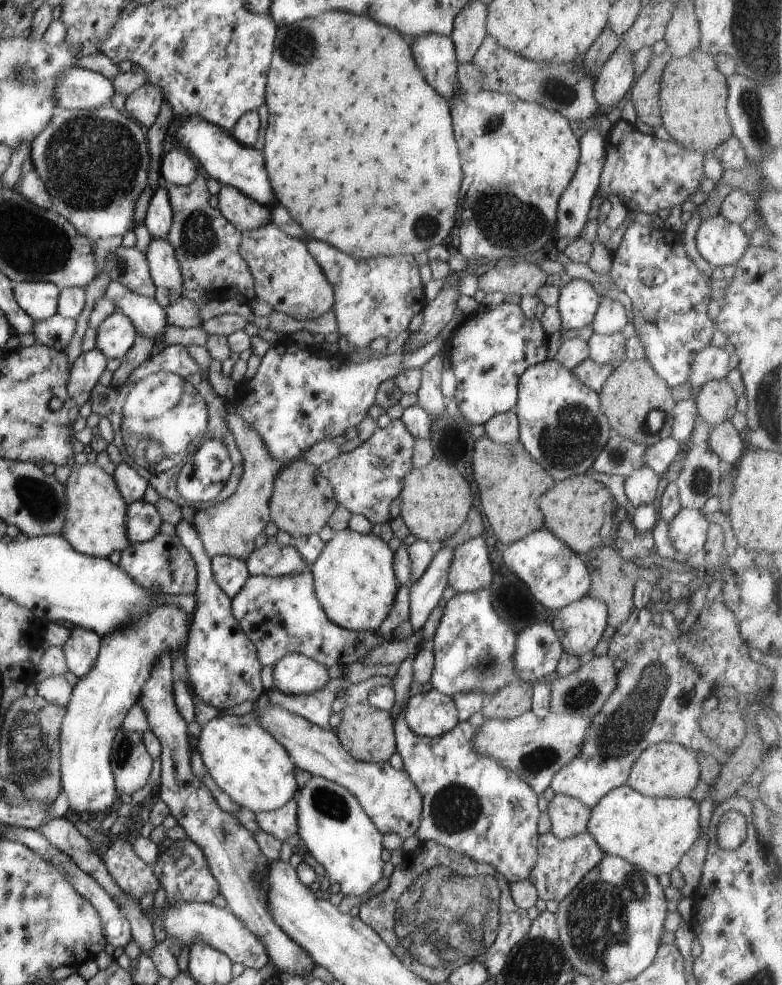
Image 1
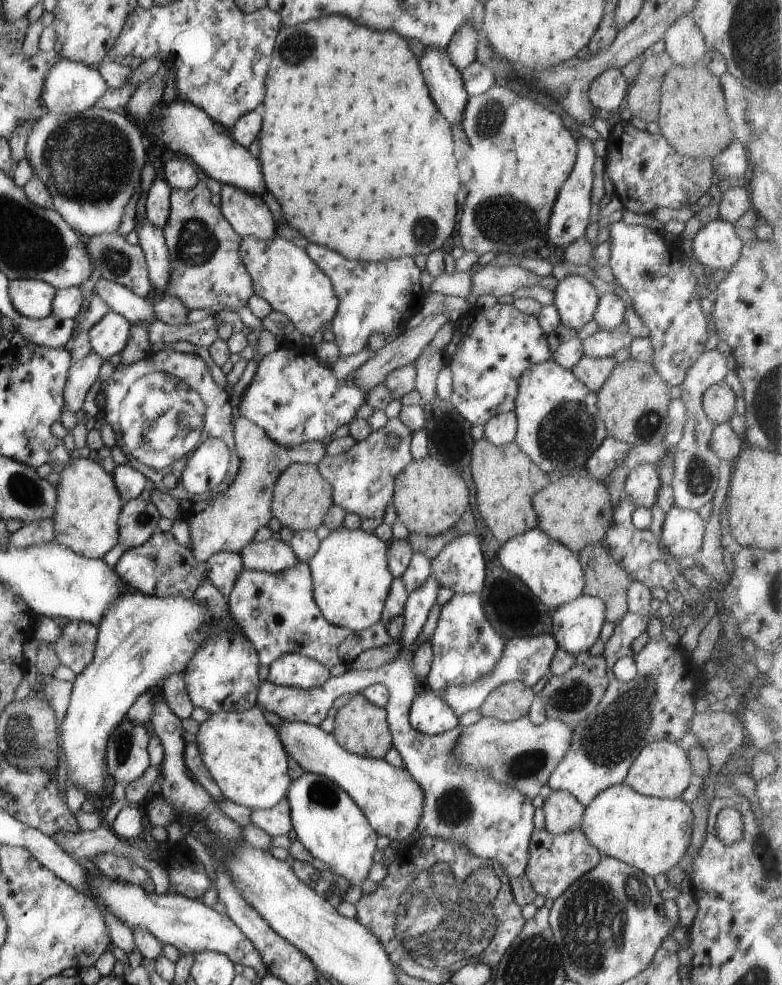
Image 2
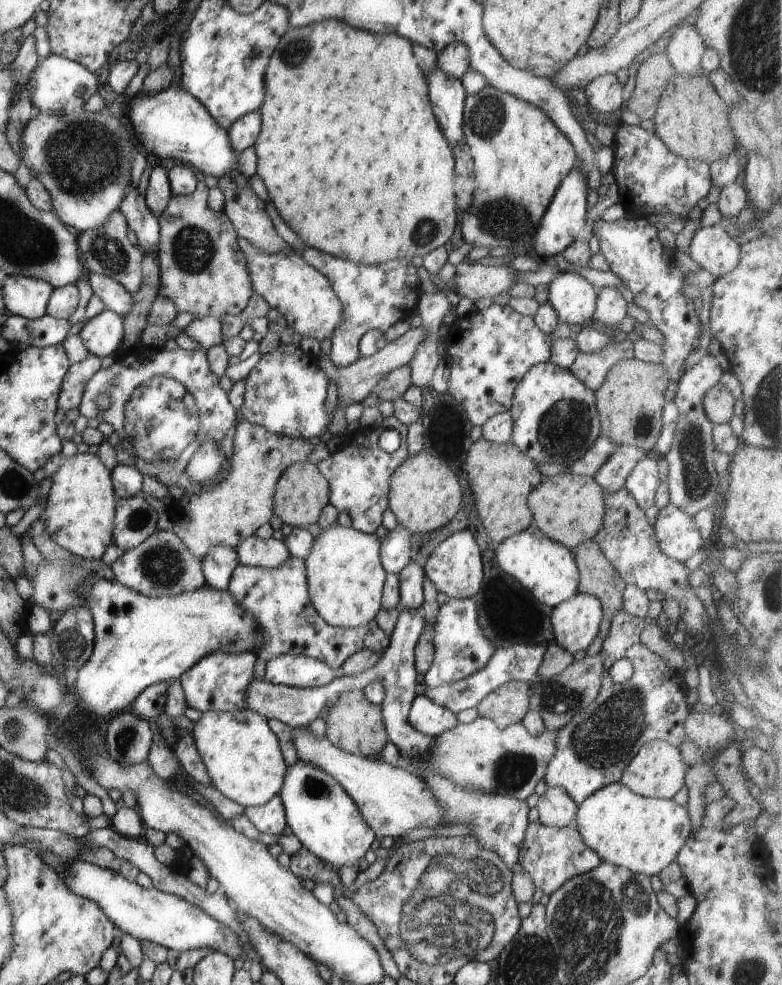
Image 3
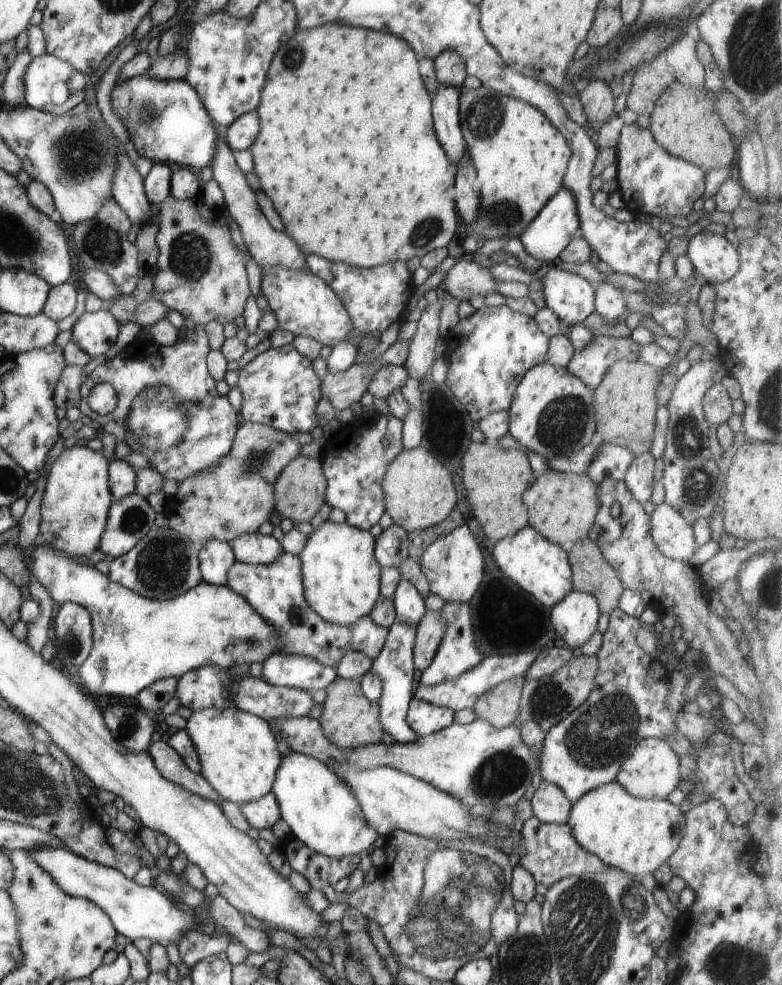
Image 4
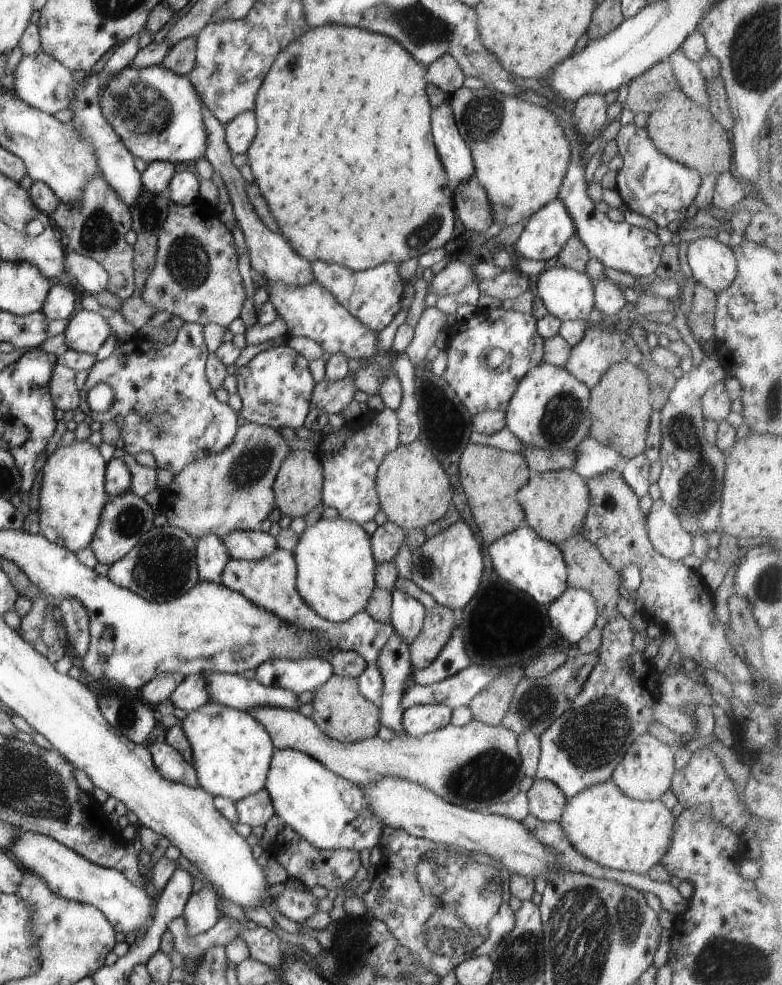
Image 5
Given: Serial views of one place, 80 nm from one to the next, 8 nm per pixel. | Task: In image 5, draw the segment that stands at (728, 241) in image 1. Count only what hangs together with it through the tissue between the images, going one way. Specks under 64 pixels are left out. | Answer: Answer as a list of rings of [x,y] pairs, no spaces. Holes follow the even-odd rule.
[[[714,237],[690,243],[686,258],[697,284],[716,294],[726,290],[736,278],[737,258],[732,248]]]

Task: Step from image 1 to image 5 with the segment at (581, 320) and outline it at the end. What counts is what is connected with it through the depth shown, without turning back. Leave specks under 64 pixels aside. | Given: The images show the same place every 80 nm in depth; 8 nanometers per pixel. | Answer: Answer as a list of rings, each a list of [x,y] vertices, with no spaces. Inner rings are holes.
[[[555,267],[544,269],[534,279],[535,294],[548,312],[561,321],[585,321],[595,307],[594,283],[585,272]]]

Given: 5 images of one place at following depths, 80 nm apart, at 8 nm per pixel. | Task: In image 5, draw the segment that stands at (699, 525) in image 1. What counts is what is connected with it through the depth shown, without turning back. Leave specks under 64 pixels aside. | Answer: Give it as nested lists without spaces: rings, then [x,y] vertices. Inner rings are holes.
[[[661,499],[651,506],[647,533],[653,547],[670,560],[682,561],[693,552],[693,536],[684,530],[676,511]]]

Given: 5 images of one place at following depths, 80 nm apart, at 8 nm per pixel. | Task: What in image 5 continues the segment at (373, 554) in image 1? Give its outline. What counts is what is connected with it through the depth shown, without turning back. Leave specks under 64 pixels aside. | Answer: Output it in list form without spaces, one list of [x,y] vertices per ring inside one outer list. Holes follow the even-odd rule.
[[[340,516],[333,519],[321,517],[313,526],[306,527],[304,532],[299,534],[297,547],[292,554],[297,564],[295,583],[298,594],[320,618],[333,623],[343,623],[364,610],[376,586],[377,562],[371,551],[370,535],[358,523]]]

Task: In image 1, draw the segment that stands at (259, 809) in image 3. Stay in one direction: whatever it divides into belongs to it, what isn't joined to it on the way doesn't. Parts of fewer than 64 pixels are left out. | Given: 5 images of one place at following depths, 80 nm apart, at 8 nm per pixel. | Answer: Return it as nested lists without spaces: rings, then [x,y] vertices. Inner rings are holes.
[[[292,797],[284,806],[273,811],[257,812],[255,819],[260,831],[282,842],[288,841],[298,828],[296,799]]]

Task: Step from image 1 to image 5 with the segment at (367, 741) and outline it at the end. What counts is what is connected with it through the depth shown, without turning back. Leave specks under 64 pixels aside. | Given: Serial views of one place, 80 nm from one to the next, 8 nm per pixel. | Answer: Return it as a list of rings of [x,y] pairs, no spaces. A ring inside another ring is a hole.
[[[333,674],[313,692],[310,718],[326,736],[343,743],[353,743],[376,736],[381,727],[380,709],[359,691],[357,679]]]

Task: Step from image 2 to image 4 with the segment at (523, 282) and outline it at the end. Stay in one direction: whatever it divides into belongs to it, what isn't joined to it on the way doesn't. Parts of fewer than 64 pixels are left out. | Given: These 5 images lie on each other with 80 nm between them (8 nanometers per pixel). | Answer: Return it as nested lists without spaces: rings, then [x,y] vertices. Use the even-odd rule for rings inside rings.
[[[466,256],[457,260],[447,271],[439,291],[464,301],[475,294],[484,297],[488,292],[494,292],[498,283],[500,281],[497,281],[487,268],[474,263]]]

